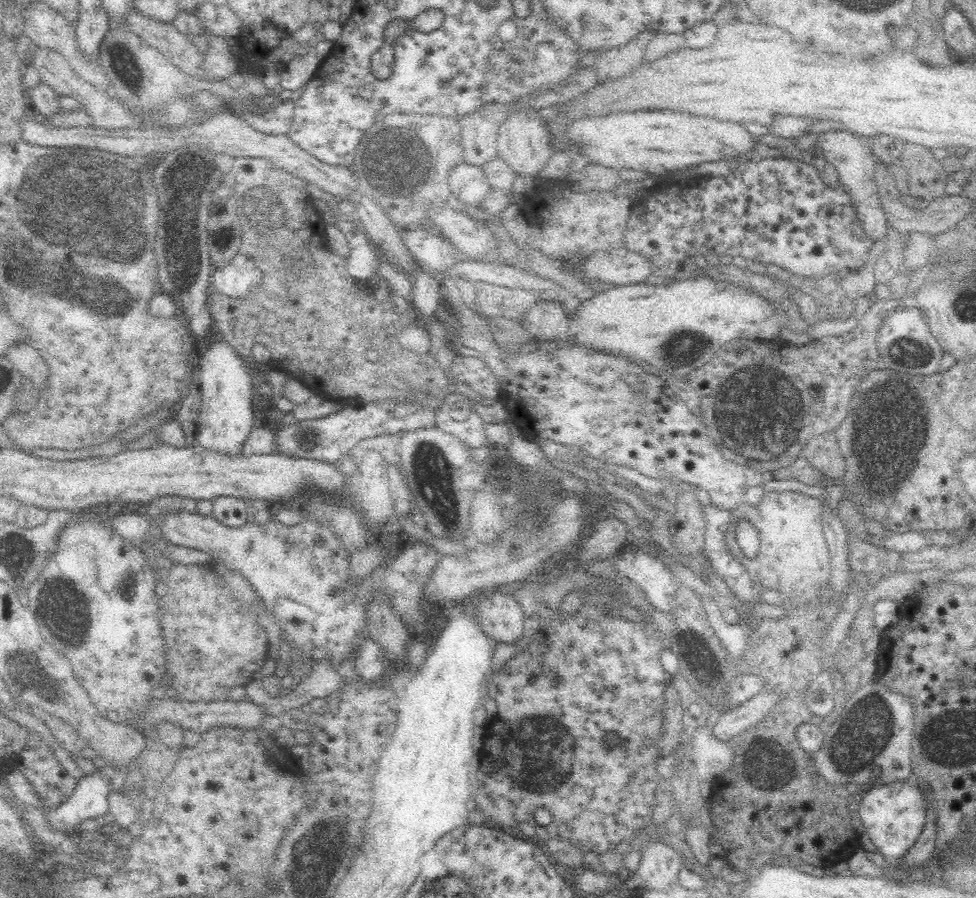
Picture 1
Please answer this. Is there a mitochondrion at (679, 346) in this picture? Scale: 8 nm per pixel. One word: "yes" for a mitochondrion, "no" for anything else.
yes

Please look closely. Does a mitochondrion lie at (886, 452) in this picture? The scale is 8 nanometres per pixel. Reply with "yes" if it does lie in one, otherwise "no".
yes

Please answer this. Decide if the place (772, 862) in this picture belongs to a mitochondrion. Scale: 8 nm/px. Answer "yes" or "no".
no

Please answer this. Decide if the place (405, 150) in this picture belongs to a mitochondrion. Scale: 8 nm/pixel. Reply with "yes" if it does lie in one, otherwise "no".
yes

